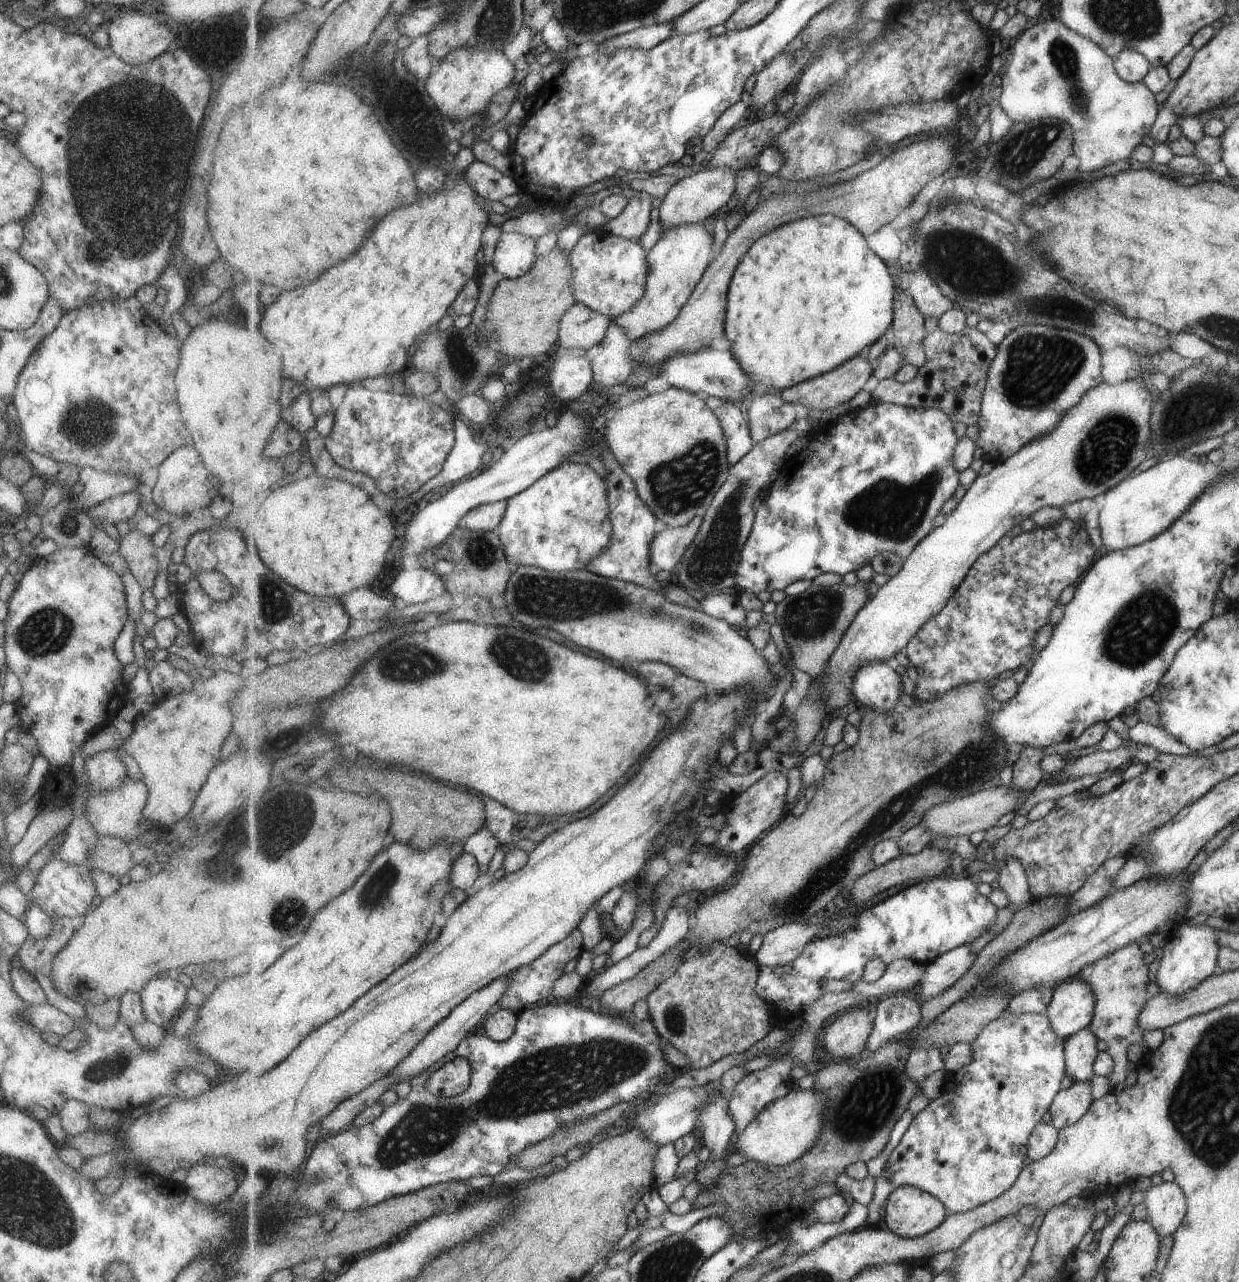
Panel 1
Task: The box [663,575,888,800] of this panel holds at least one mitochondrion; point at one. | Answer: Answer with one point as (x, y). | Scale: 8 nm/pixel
(811, 616)

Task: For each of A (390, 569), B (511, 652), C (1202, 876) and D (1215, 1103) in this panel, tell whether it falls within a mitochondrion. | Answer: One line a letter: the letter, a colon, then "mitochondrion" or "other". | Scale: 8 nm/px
A: other
B: mitochondrion
C: other
D: mitochondrion

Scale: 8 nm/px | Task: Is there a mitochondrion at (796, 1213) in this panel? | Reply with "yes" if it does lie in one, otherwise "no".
no

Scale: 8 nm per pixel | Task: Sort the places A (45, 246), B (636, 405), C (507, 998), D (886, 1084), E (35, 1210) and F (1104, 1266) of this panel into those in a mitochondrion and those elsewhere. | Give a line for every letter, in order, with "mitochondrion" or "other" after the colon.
A: other
B: other
C: other
D: mitochondrion
E: mitochondrion
F: other

